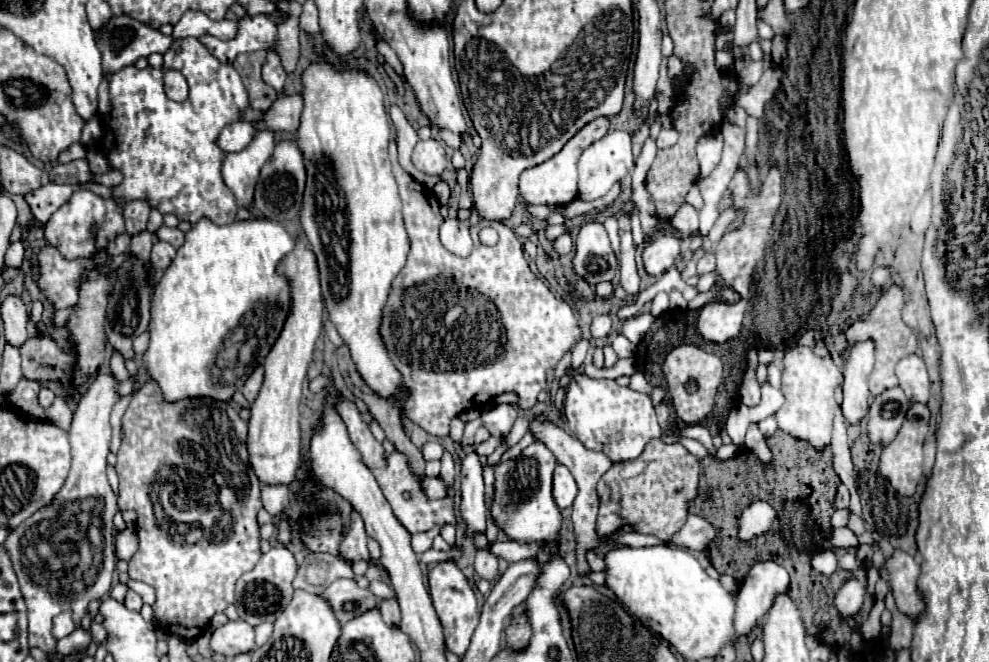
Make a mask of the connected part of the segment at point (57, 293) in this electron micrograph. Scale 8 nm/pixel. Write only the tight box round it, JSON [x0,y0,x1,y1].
[37,244,91,308]

